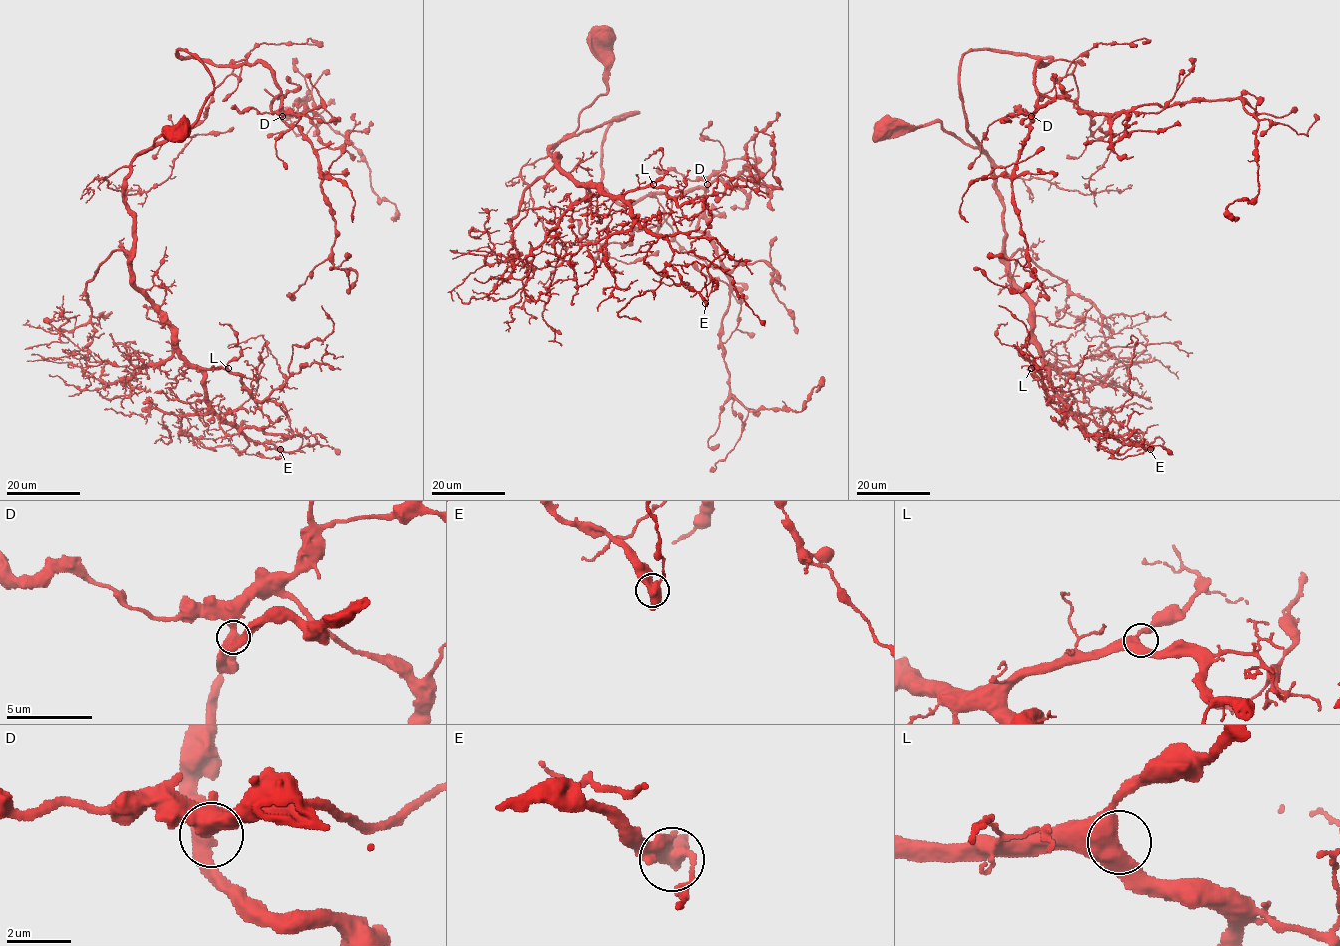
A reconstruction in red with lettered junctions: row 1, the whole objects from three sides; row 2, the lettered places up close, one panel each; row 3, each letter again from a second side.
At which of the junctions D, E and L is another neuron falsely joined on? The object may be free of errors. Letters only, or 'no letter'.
E

